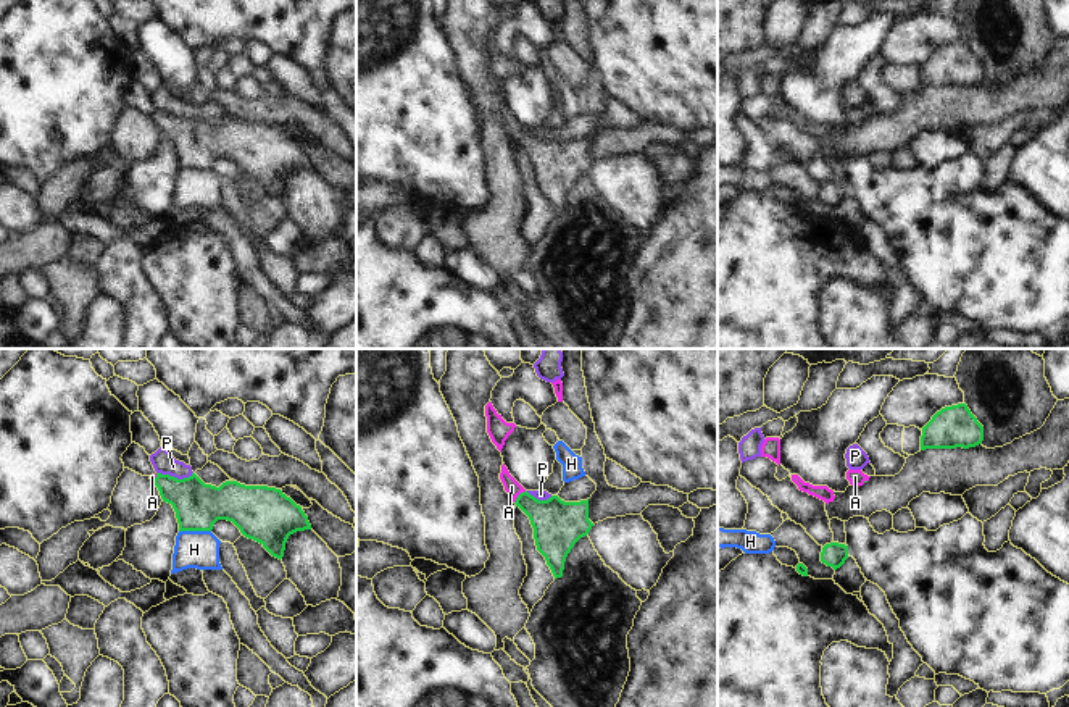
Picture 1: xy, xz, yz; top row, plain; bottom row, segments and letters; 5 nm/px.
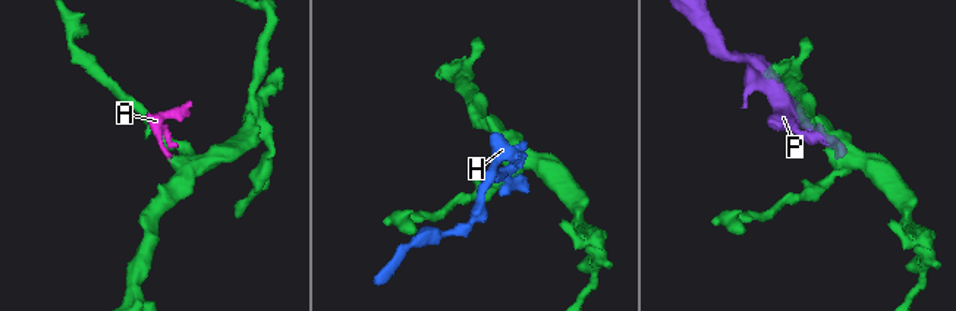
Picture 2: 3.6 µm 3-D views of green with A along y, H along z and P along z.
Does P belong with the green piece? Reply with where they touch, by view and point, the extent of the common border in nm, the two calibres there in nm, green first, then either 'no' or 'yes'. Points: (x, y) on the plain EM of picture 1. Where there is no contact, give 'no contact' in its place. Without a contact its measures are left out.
contact xy (173, 115); length 180 nm; calibres 240 and 110 nm; no

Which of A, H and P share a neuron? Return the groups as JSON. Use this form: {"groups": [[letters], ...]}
{"groups": [["A"], ["H"], ["P"]]}

